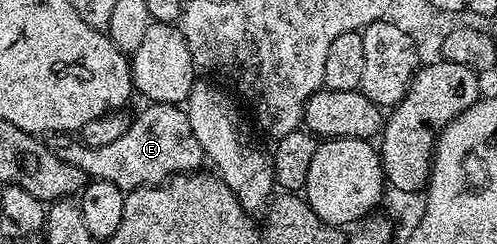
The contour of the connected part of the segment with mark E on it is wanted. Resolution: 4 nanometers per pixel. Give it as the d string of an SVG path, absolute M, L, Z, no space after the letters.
M149 103L144 107L146 109L138 117L130 120L123 136L112 143L103 147L87 147L80 136L54 133L47 141L49 150L63 163L69 163L85 173L86 178L115 183L115 187L126 191L144 185L159 185L179 173L198 170L205 156L191 129L188 112L177 105Z

